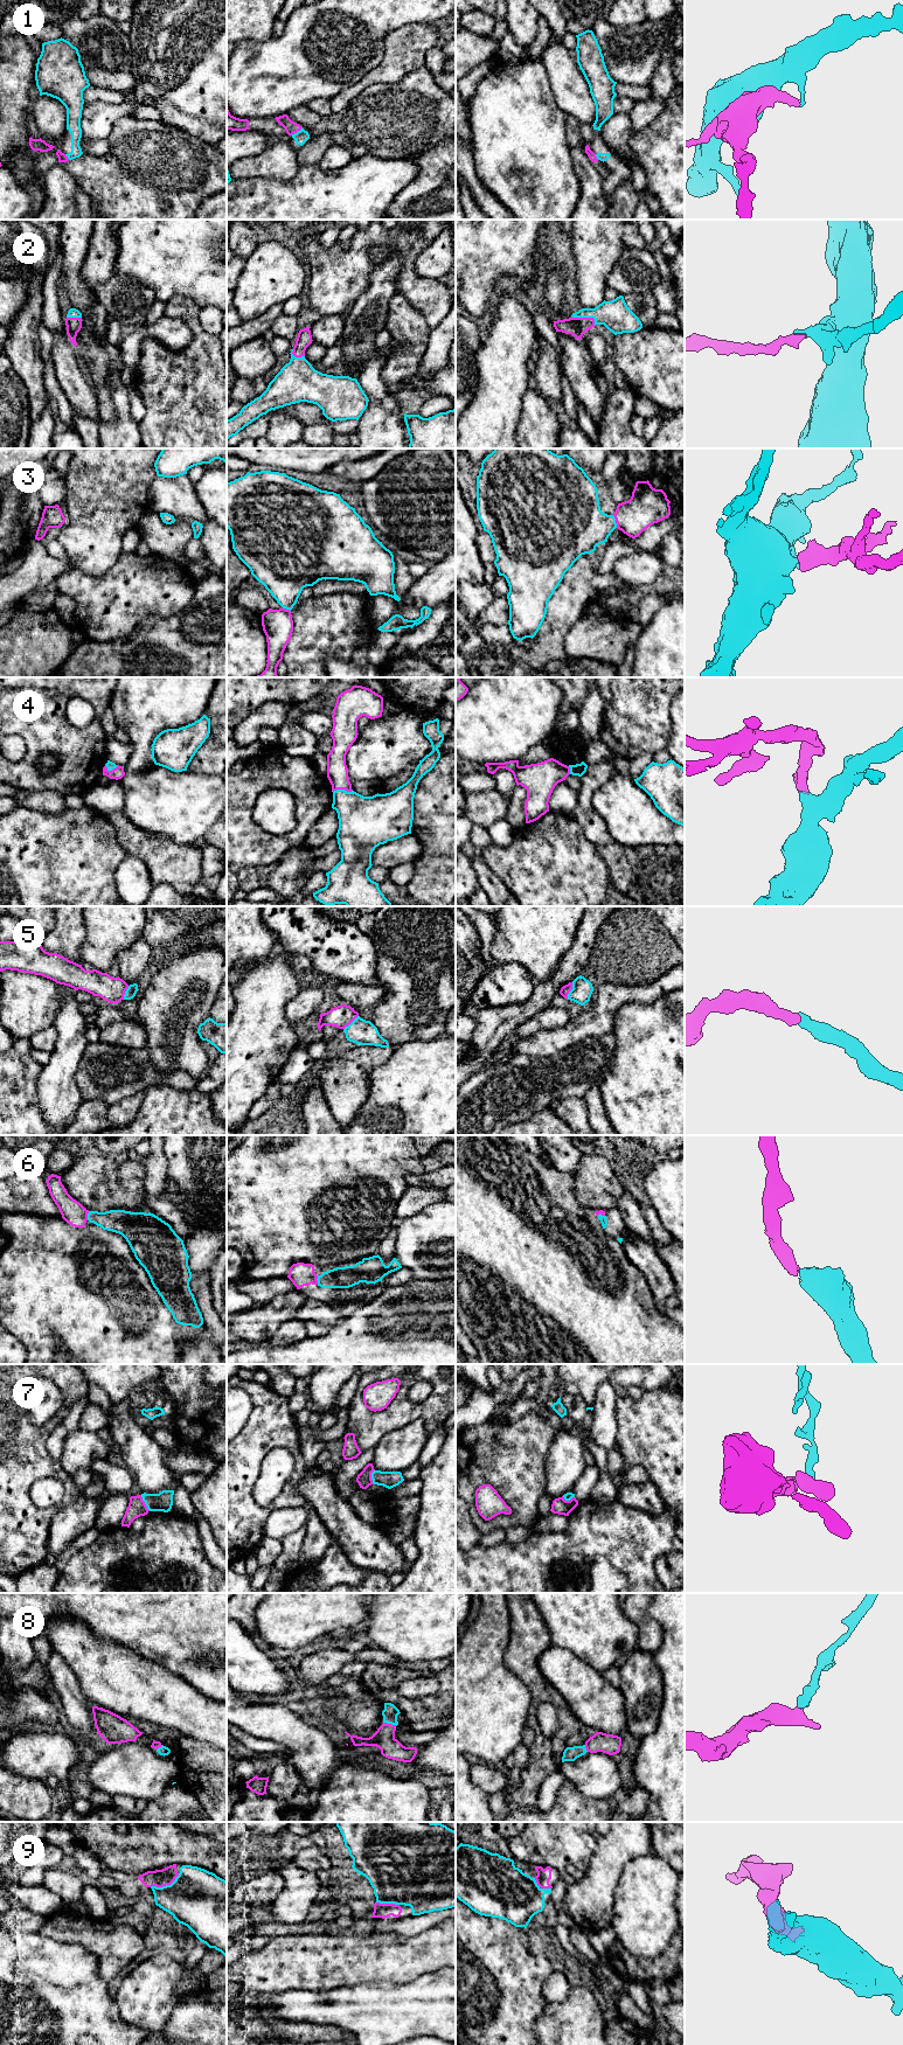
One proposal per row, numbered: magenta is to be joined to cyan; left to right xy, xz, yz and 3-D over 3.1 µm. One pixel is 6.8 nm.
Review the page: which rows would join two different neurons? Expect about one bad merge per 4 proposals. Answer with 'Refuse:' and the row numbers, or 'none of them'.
Refuse: 7

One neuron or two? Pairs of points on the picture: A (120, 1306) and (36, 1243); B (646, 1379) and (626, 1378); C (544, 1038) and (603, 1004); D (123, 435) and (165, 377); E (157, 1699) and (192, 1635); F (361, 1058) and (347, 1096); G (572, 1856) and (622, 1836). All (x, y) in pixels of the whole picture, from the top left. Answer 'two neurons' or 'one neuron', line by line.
A: one neuron
B: one neuron
C: one neuron
D: two neurons
E: two neurons
F: one neuron
G: two neurons

